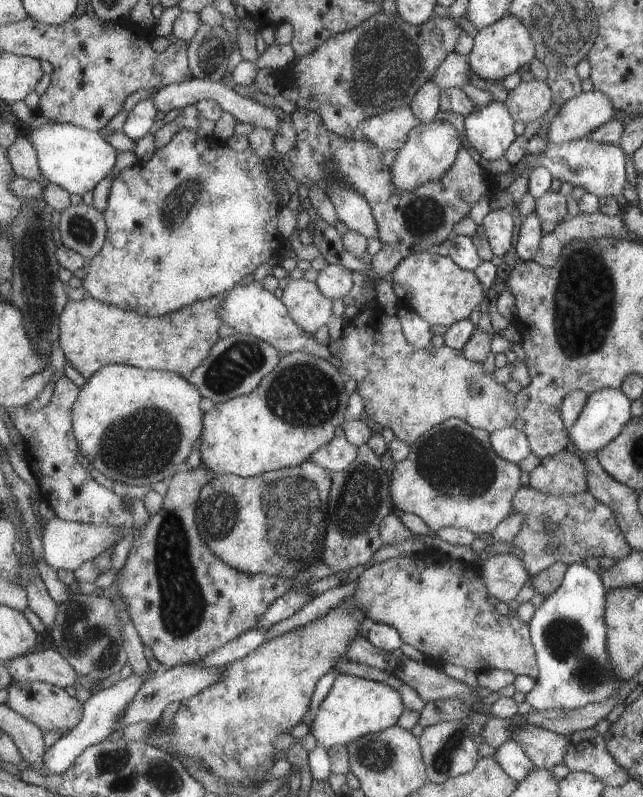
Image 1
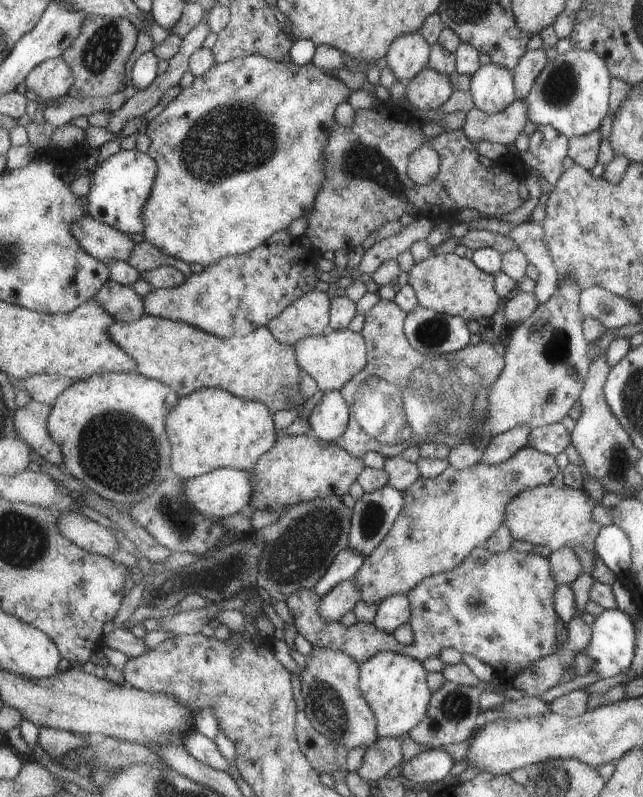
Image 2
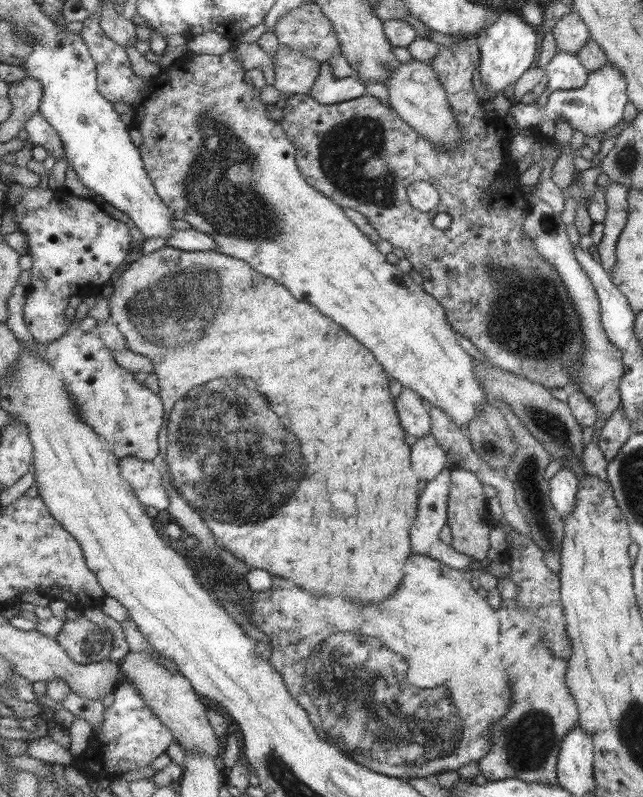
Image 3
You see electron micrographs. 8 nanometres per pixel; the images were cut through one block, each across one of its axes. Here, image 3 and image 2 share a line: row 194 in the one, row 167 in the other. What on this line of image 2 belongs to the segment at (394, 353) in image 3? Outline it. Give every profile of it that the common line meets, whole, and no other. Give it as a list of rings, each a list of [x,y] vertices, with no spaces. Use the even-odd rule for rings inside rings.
[[[248,55],[232,59],[226,63],[214,64],[205,74],[194,78],[191,86],[180,90],[179,94],[153,118],[149,120],[144,133],[149,140],[147,155],[153,158],[158,168],[150,196],[147,196],[146,205],[142,211],[142,221],[145,227],[140,233],[144,241],[151,244],[163,255],[172,256],[184,263],[195,263],[201,267],[210,267],[225,256],[235,256],[250,252],[275,232],[287,229],[287,226],[301,216],[306,216],[314,205],[319,188],[325,179],[325,170],[322,160],[325,153],[330,128],[334,126],[333,113],[335,107],[345,103],[349,97],[349,90],[343,82],[330,76],[309,62],[305,65],[293,65],[282,61],[271,61],[258,55]]]

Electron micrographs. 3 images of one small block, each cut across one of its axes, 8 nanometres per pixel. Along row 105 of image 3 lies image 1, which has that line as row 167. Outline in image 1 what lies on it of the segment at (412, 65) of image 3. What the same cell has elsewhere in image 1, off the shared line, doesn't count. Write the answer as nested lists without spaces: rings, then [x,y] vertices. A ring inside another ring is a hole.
[[[439,120],[414,127],[409,132],[406,143],[396,152],[396,157],[387,170],[392,180],[391,183],[399,190],[413,190],[419,184],[441,179],[457,158],[457,150],[463,144],[459,138],[461,135],[453,124]]]

